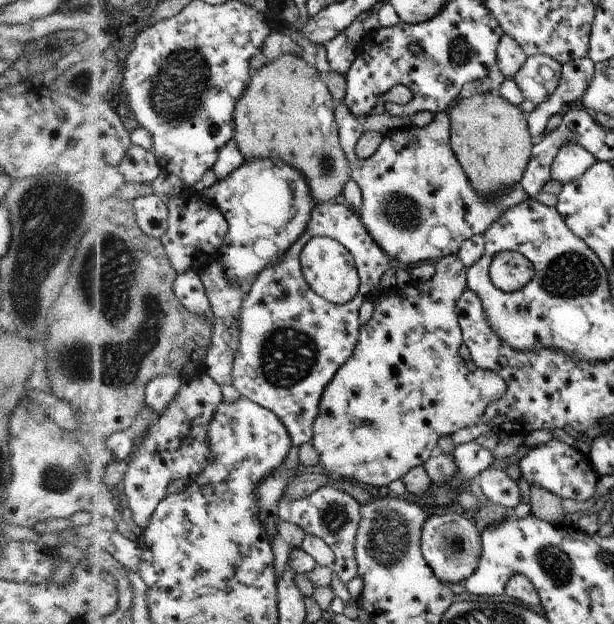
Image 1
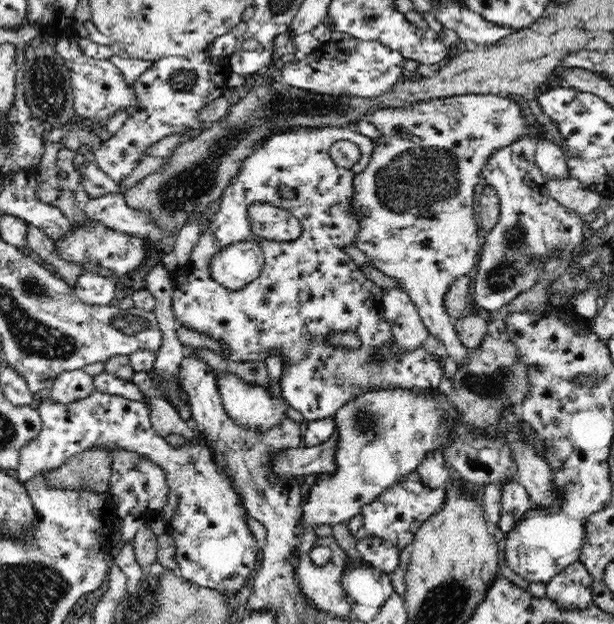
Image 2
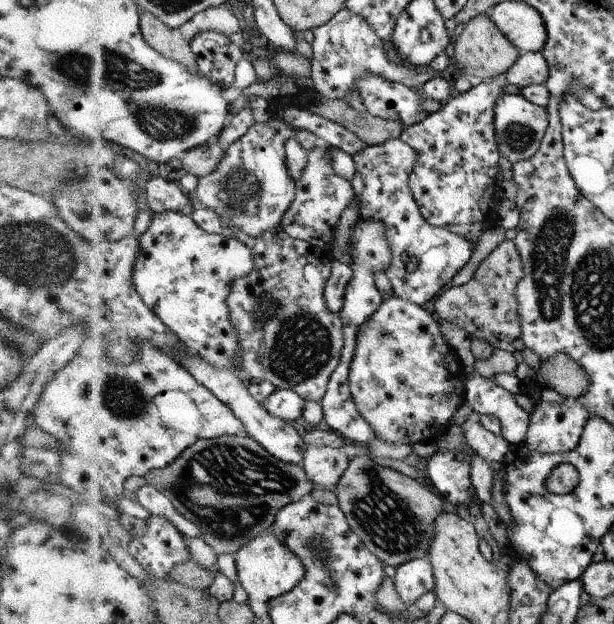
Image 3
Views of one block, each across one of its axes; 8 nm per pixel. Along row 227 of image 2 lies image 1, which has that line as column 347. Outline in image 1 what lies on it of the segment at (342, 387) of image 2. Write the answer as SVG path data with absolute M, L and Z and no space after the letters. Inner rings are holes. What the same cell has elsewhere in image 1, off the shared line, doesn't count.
M336 200L320 204L315 208L315 214L304 236L282 259L266 268L264 273L256 278L250 285L248 298L244 302L241 316L242 342L235 362L235 387L242 396L276 412L290 429L295 444L300 447L314 440L315 424L320 416L324 393L335 376L339 374L340 367L354 354L356 342L359 342L358 308L366 298L371 298L371 295L378 290L378 282L388 268L388 260L391 259L382 252L381 248L378 248L378 244L372 240L366 229L364 223L360 222L360 218L350 210L350 206L346 208ZM316 236L338 238L354 258L360 285L356 296L347 303L334 304L331 300L326 300L308 282L303 267L303 250Z

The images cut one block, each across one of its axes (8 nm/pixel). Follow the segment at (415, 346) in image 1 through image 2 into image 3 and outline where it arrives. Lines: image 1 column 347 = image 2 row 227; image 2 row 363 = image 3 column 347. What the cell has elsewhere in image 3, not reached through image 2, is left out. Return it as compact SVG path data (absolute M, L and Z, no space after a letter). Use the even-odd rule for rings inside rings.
M310 445L303 466L318 488L333 489L338 486L350 464L350 458L340 448Z

